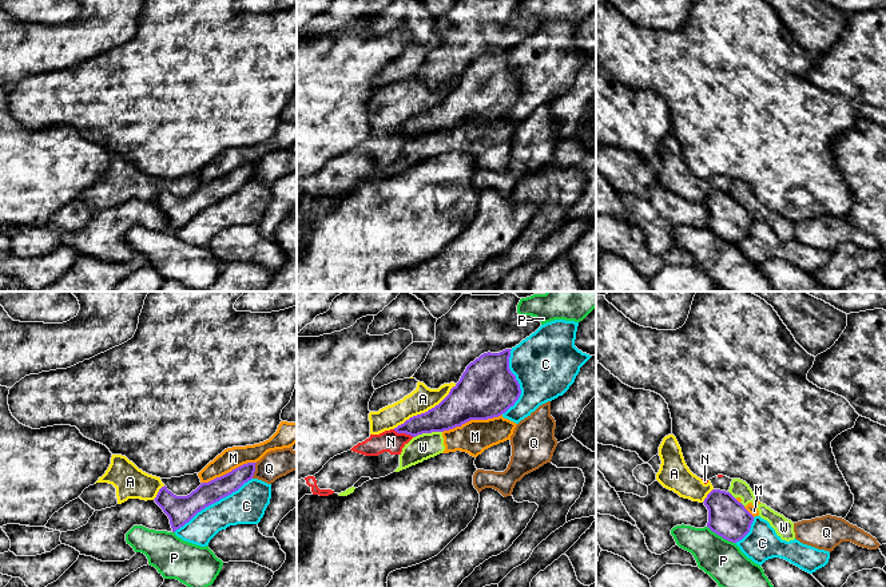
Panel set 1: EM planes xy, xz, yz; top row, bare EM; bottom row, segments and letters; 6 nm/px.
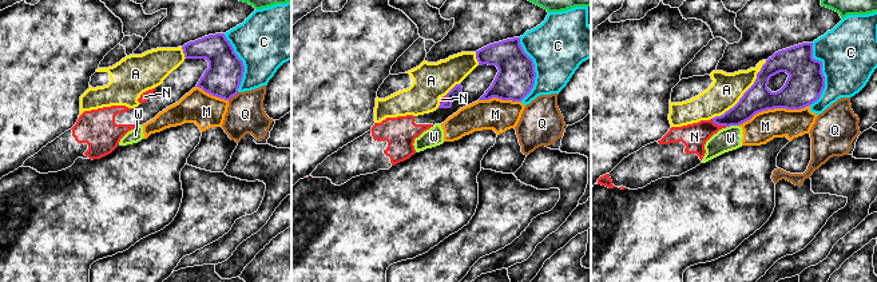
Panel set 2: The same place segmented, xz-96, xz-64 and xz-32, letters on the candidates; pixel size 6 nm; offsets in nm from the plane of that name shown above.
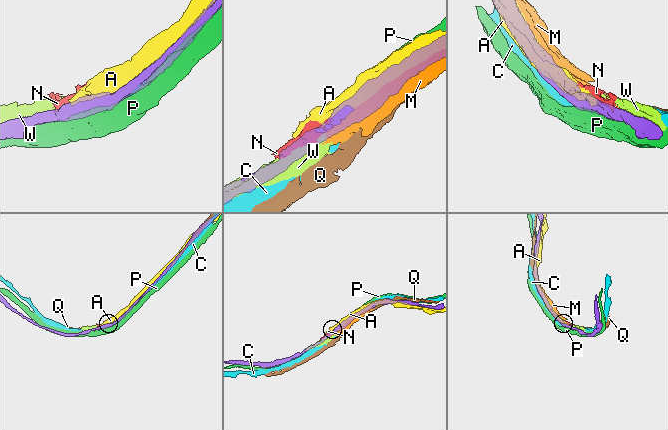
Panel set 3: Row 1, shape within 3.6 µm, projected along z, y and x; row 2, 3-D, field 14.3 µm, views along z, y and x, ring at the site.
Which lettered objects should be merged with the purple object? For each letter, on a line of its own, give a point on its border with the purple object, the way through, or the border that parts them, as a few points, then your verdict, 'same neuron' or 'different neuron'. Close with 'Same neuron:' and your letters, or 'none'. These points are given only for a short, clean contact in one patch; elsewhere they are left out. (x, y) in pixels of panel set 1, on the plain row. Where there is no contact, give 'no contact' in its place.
A: xz (425, 112) | different neuron
C: xy (213, 203) | different neuron
M: xz (472, 119) | different neuron
N: xz (404, 133) | different neuron
P: yz (720, 236) | different neuron
Q: xy (254, 171) | different neuron
W: xz (426, 133) | different neuron
Same neuron: none

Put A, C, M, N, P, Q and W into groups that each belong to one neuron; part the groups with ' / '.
A N / C / M W / P / Q

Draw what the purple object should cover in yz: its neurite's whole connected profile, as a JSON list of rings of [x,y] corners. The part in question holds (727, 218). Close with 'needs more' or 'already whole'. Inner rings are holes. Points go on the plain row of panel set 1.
[[[712,190],[703,203],[708,210],[707,227],[716,235],[736,243],[750,233],[754,217],[730,193]]]; already whole

